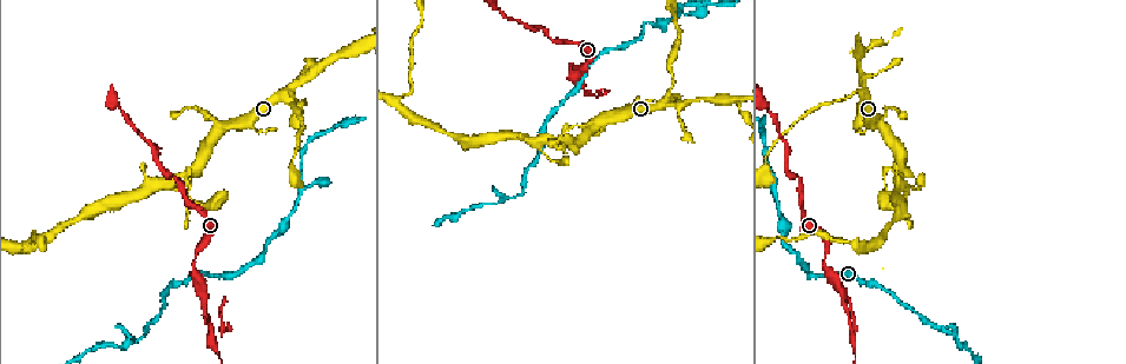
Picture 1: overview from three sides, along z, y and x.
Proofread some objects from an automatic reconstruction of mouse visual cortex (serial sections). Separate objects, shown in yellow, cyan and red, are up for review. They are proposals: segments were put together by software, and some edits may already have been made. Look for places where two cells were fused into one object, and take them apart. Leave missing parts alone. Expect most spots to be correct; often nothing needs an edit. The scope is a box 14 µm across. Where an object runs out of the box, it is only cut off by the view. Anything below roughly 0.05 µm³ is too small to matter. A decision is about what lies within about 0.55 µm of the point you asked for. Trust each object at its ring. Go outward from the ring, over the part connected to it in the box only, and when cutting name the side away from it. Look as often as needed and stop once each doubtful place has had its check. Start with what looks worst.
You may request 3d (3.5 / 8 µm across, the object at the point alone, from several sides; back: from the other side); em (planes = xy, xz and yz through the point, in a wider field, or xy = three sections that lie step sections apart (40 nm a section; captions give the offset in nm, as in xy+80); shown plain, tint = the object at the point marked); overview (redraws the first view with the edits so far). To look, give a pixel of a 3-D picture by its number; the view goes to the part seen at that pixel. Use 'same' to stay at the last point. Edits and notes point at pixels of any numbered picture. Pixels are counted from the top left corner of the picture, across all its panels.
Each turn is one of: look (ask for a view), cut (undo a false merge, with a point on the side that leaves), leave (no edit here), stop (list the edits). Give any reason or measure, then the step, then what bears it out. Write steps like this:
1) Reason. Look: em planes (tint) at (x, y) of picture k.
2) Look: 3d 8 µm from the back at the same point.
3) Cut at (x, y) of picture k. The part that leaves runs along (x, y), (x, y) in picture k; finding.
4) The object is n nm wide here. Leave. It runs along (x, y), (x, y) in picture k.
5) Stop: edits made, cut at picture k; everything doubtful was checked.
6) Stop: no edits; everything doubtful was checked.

Abrupt turn. Look: 3d 3.5 µm at (32, 240) of picture 1.

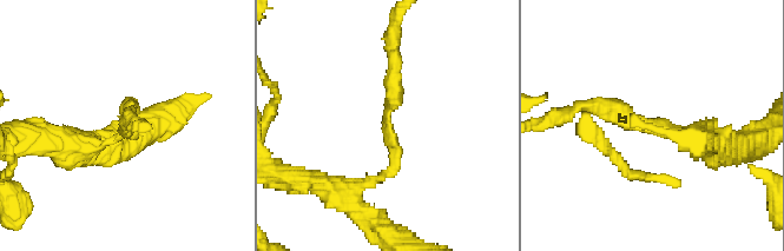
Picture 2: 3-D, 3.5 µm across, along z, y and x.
The arms are 150, 200 nm wide. Look: em xy step 2 (tint) at (123, 127) of picture 2.

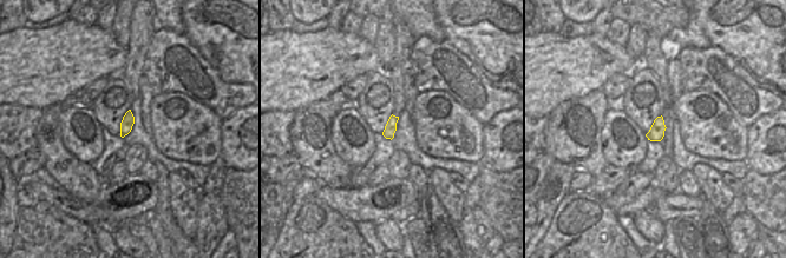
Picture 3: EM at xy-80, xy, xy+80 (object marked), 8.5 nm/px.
Leave. It runs along (706, 144), (577, 107) in picture 2; continuous, no second cell.

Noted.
Side arm on a straight run. Look: 3d 3.5 µm at (773, 187) of picture 1.

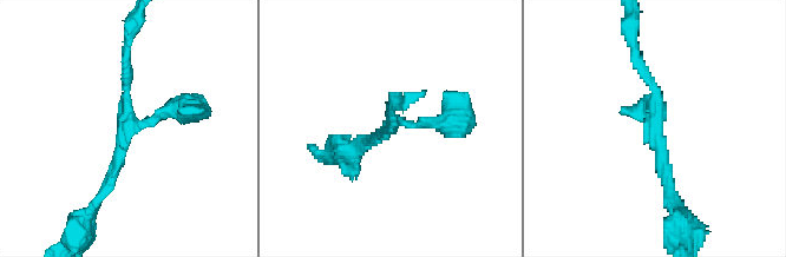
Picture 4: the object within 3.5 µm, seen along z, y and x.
3 arms meet here; the arms are 100, 150, 200 nm wide. Look: em xy step 5 (tint) at (386, 126) of picture 4.

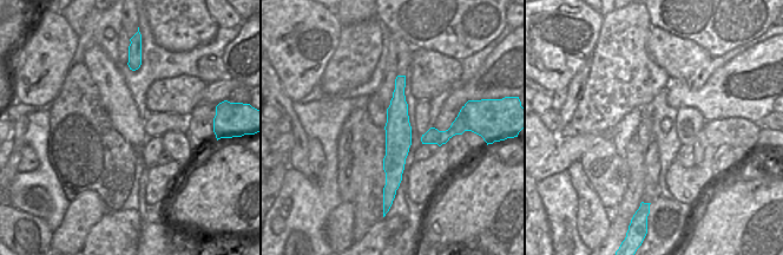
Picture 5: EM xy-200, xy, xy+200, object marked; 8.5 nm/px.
Leave. It runs along (674, 196), (656, 91), (635, 51) in picture 4; continuous, no second cell.

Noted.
Thin arm on a thick one. Look: 3d 8 µm at (861, 90) of picture 1.

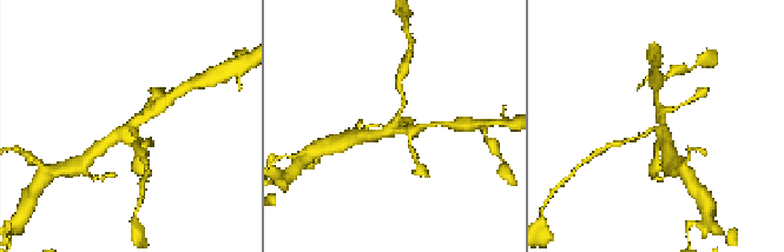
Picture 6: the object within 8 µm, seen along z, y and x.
4 arms meet here; the arms are 150, 150, 250, 350 nm wide. Look: em xy step 1 (tint) at (657, 127) of picture 6.

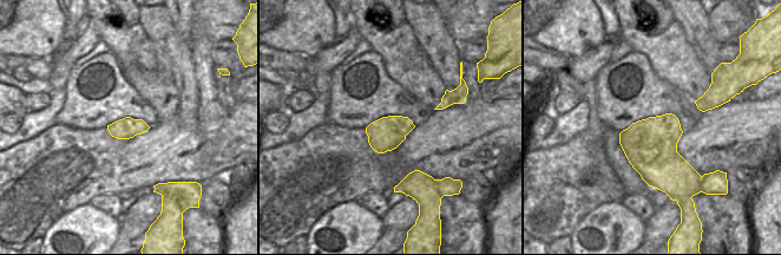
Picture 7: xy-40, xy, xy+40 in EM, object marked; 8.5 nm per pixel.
Leave. It runs along (99, 148), (157, 108) in picture 6; all the same cell.

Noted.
Stop: no edits; everything doubtful was checked.

